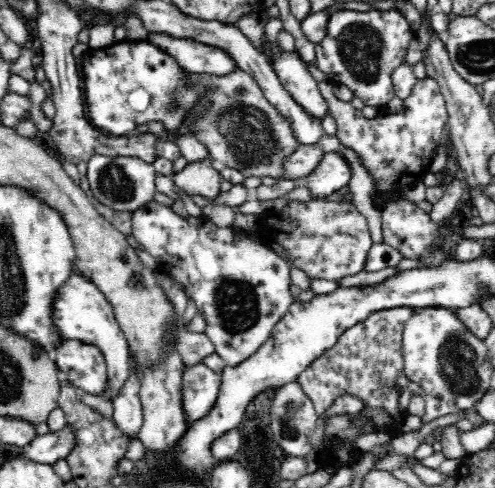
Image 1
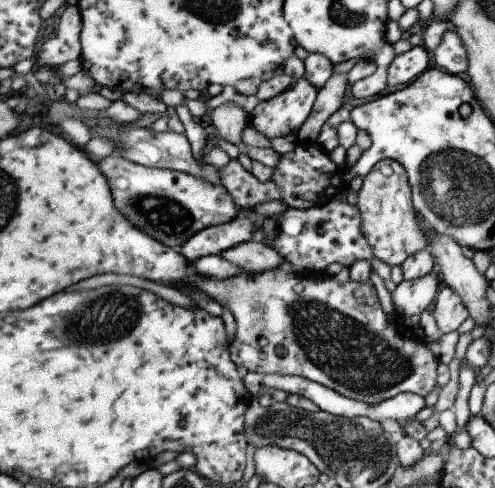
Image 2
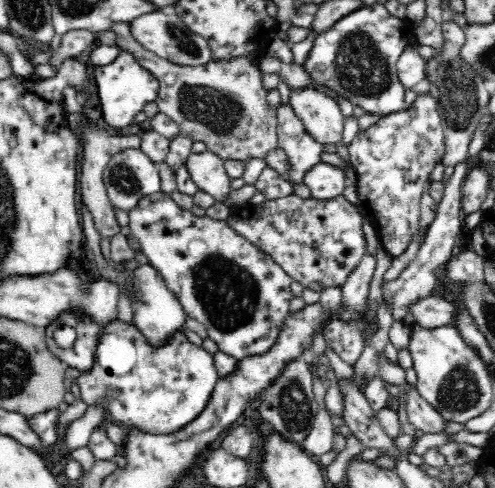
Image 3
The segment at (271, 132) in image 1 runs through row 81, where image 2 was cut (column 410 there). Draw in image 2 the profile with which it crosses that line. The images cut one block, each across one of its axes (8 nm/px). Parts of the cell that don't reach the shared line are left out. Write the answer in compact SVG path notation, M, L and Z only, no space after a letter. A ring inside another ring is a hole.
M381 160L363 180L359 204L363 210L363 232L375 248L375 258L393 266L403 266L405 260L421 250L427 250L429 238L417 222L413 186L407 168L397 160Z

